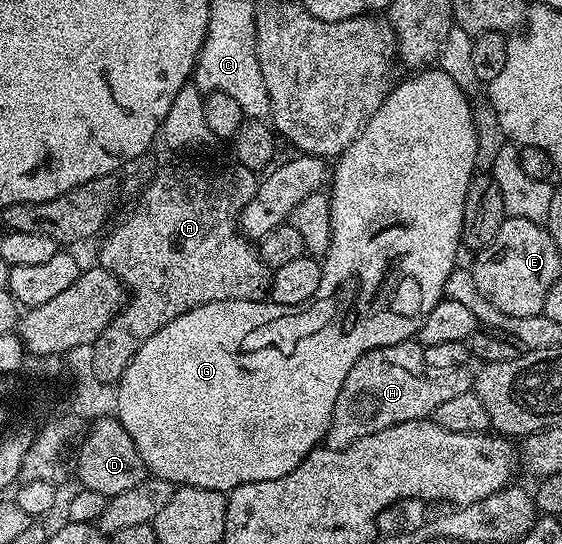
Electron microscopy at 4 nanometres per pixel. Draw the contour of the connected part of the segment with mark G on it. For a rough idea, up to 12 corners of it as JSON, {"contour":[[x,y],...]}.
{"contour":[[398,82],[334,160],[308,303],[157,329],[115,415],[230,493],[326,440],[461,252],[462,85]]}

